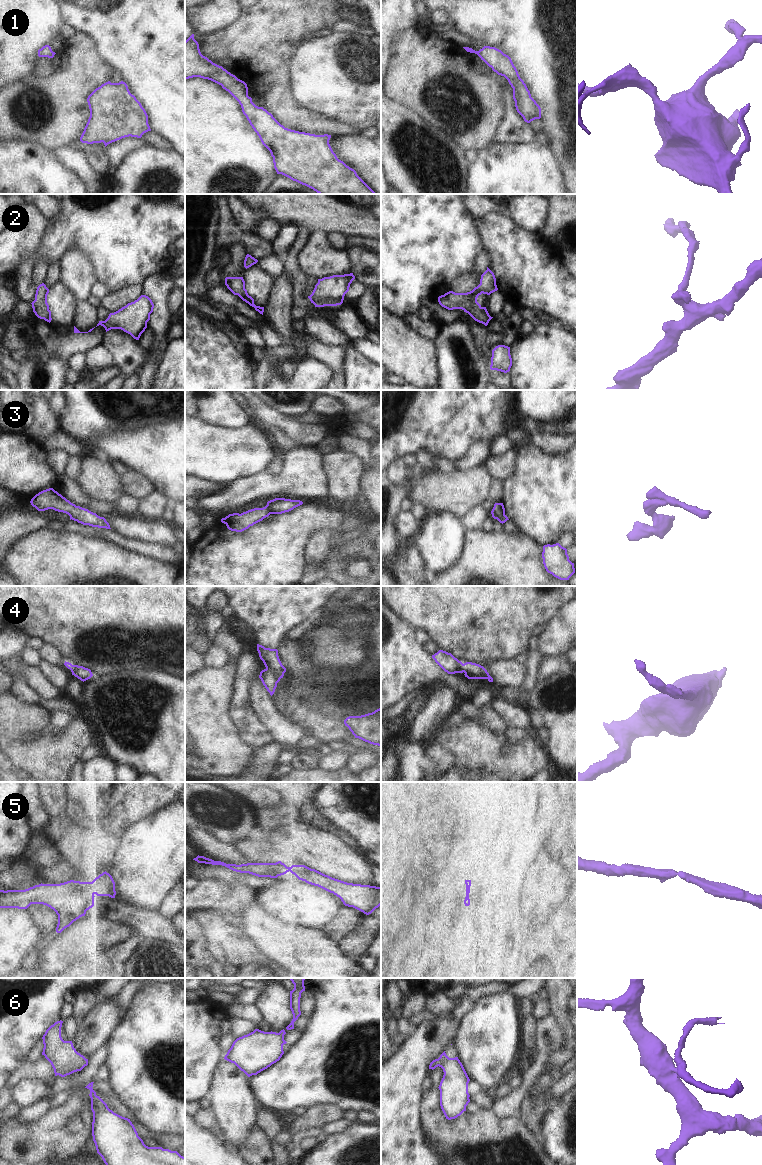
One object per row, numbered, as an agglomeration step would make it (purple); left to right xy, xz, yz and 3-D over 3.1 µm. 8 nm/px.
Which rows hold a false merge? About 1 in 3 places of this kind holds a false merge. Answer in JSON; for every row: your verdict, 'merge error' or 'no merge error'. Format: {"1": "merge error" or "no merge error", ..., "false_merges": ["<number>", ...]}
{"1": "no merge error", "2": "no merge error", "3": "merge error", "4": "no merge error", "5": "no merge error", "6": "no merge error", "false_merges": ["3"]}

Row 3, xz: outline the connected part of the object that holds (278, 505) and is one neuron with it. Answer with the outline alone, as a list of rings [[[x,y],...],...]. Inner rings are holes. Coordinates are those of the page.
[[[275,498],[267,502],[267,508],[271,514],[282,514],[289,512],[294,508],[302,505],[303,502],[300,500],[291,500],[285,498]]]

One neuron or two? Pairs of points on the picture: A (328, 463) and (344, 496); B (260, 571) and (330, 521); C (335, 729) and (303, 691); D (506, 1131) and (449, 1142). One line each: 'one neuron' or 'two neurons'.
A: one neuron
B: one neuron
C: one neuron
D: one neuron

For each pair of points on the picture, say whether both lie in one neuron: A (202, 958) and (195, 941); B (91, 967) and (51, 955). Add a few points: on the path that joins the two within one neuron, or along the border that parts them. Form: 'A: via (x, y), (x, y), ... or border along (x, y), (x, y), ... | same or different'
A: via (198, 954), (195, 951), (195, 945) | same
B: border along (101, 950), (89, 952), (85, 956), (81, 967) | different

